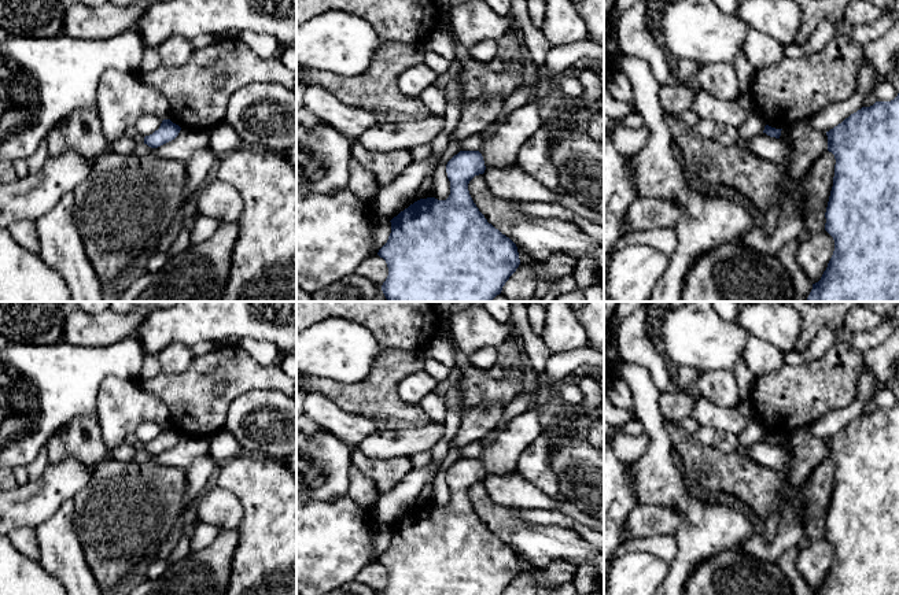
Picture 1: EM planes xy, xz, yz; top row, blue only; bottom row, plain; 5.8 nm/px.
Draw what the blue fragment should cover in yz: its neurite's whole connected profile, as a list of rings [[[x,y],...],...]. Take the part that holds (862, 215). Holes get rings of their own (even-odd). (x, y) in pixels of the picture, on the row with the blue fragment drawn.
[[[899,93],[891,101],[862,107],[826,136],[836,165],[825,230],[834,240],[834,251],[806,302],[899,302]]]

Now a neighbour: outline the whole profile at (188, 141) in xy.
[[[181,129],[174,140],[155,148],[154,155],[162,159],[173,159],[187,163],[198,151],[209,147],[209,132],[198,129]]]

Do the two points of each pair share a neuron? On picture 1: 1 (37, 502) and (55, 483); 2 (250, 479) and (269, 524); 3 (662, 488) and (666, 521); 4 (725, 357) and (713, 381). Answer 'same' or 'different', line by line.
1: same
2: same
3: different
4: different

